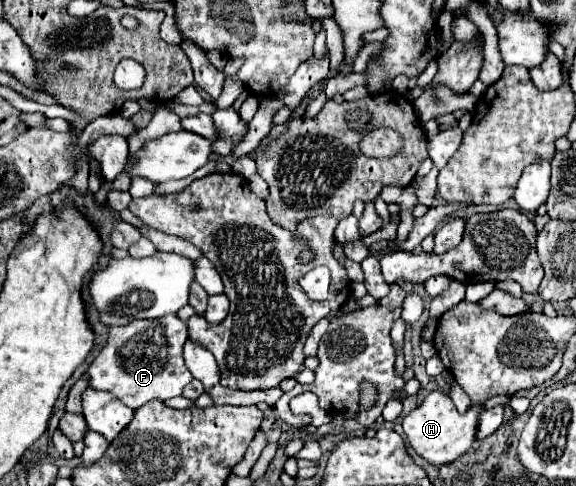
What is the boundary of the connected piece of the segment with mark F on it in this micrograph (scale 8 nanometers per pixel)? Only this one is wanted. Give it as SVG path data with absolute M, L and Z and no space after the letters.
M167 315L151 321L131 321L121 327L111 327L109 341L101 353L93 359L87 369L89 387L95 391L109 391L121 399L133 411L151 399L171 399L183 393L183 387L189 383L189 369L183 363L183 345L187 341L187 323L177 315Z

